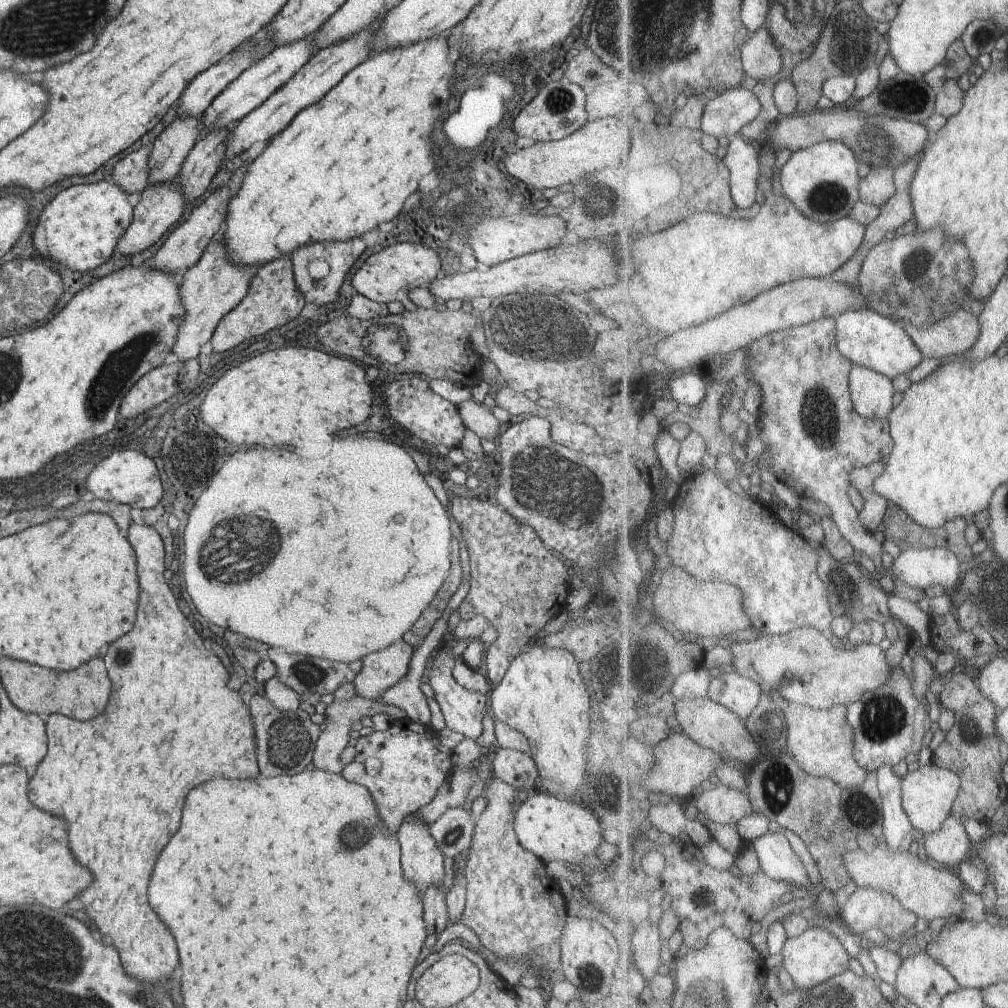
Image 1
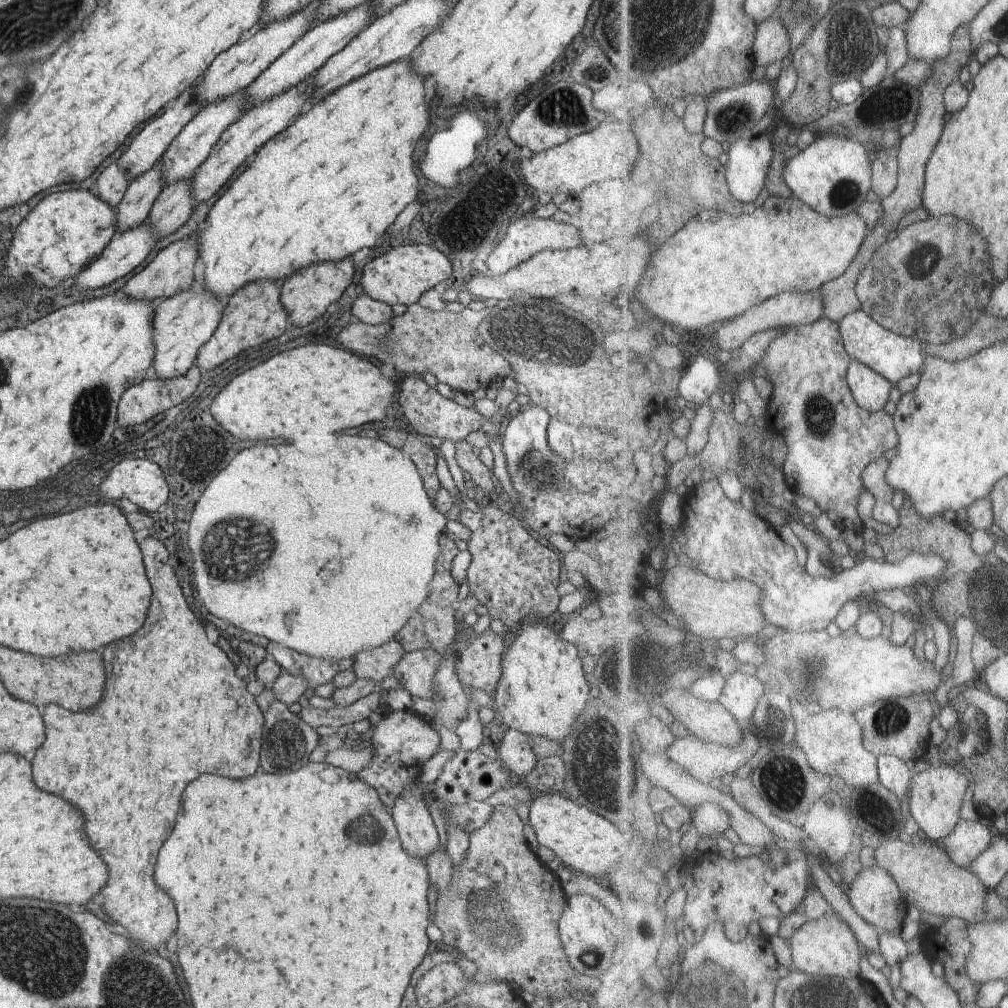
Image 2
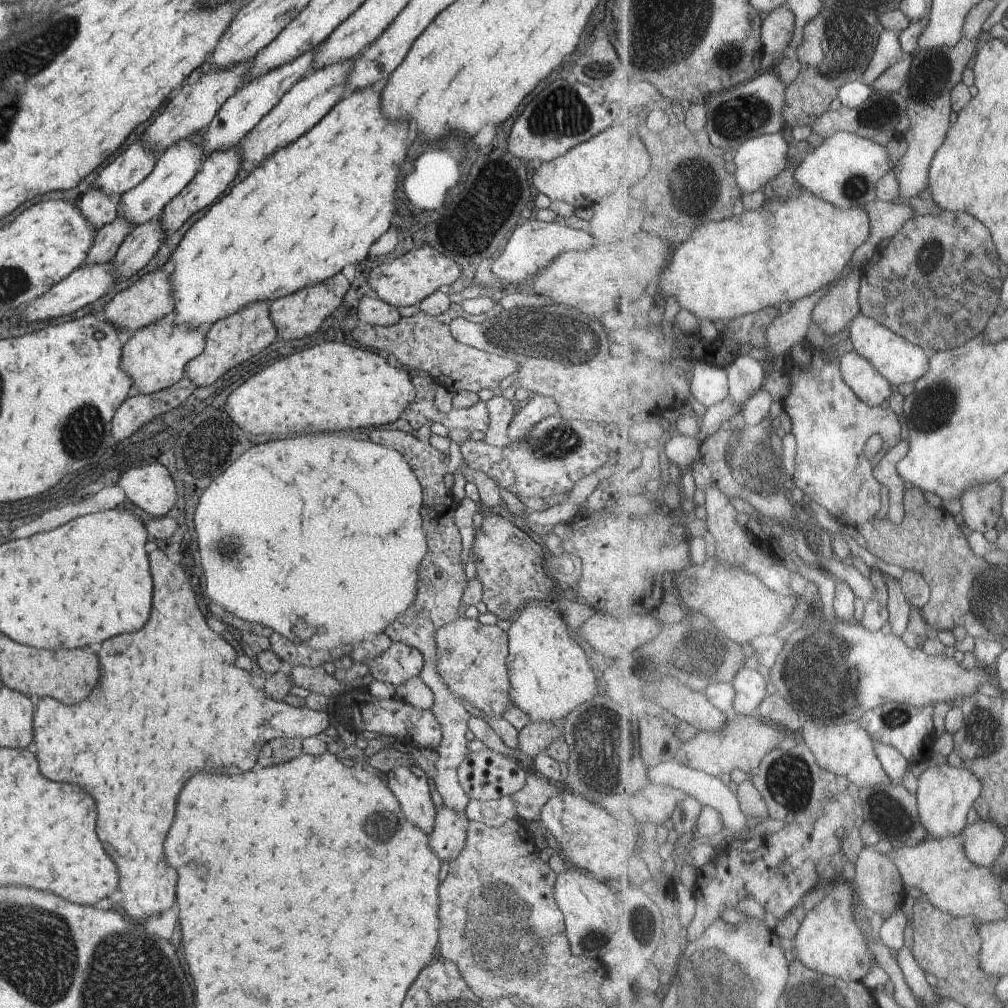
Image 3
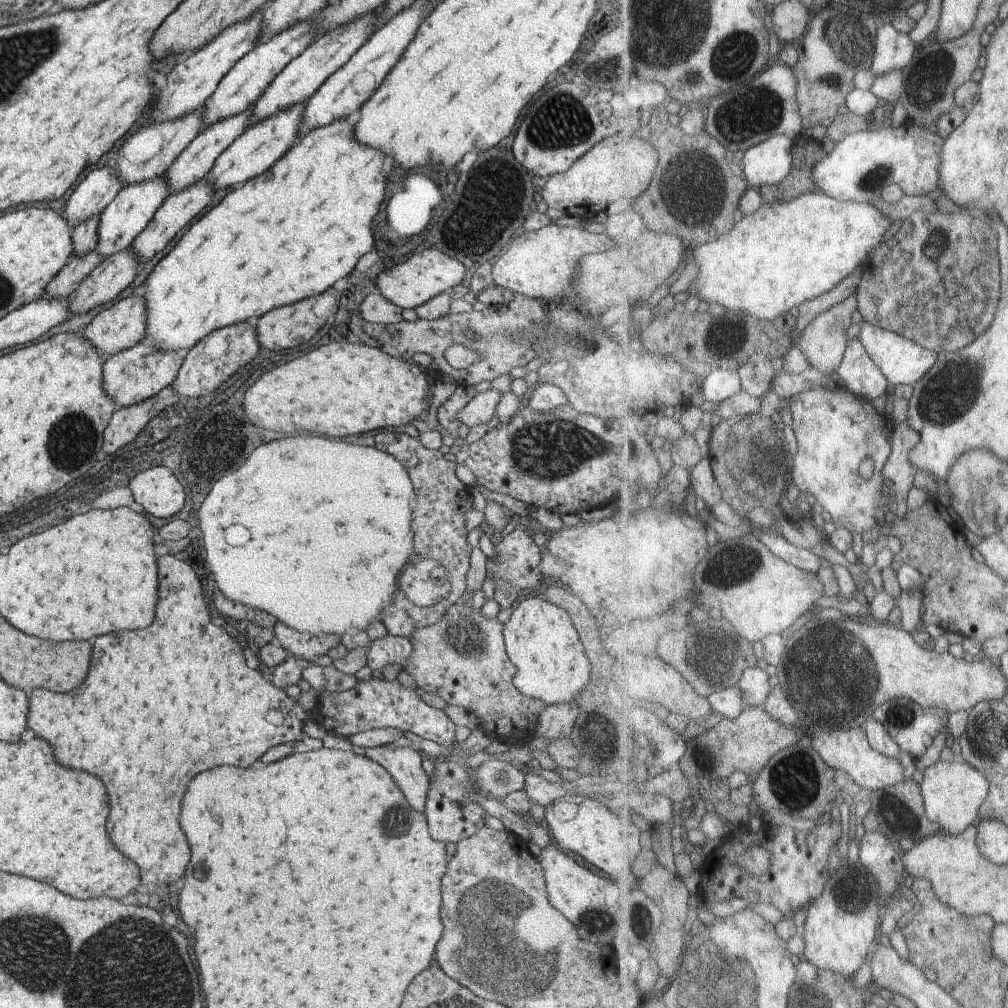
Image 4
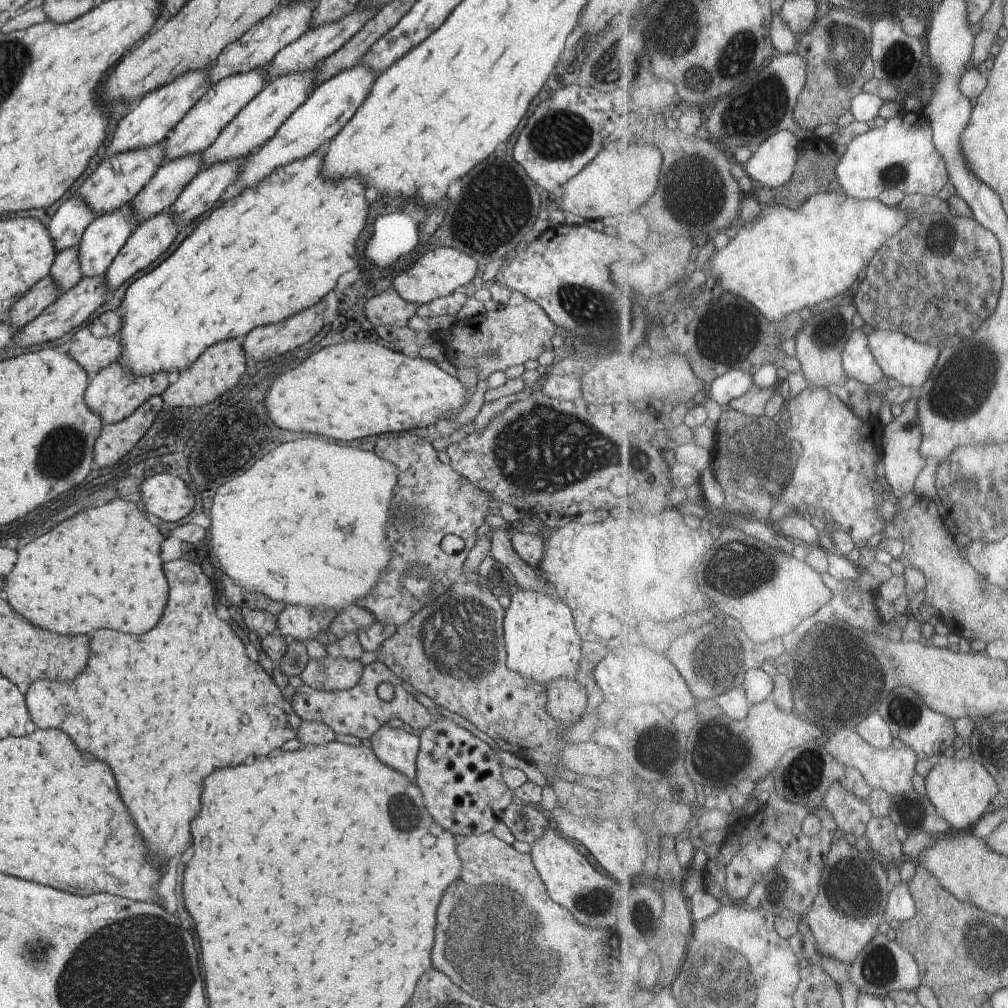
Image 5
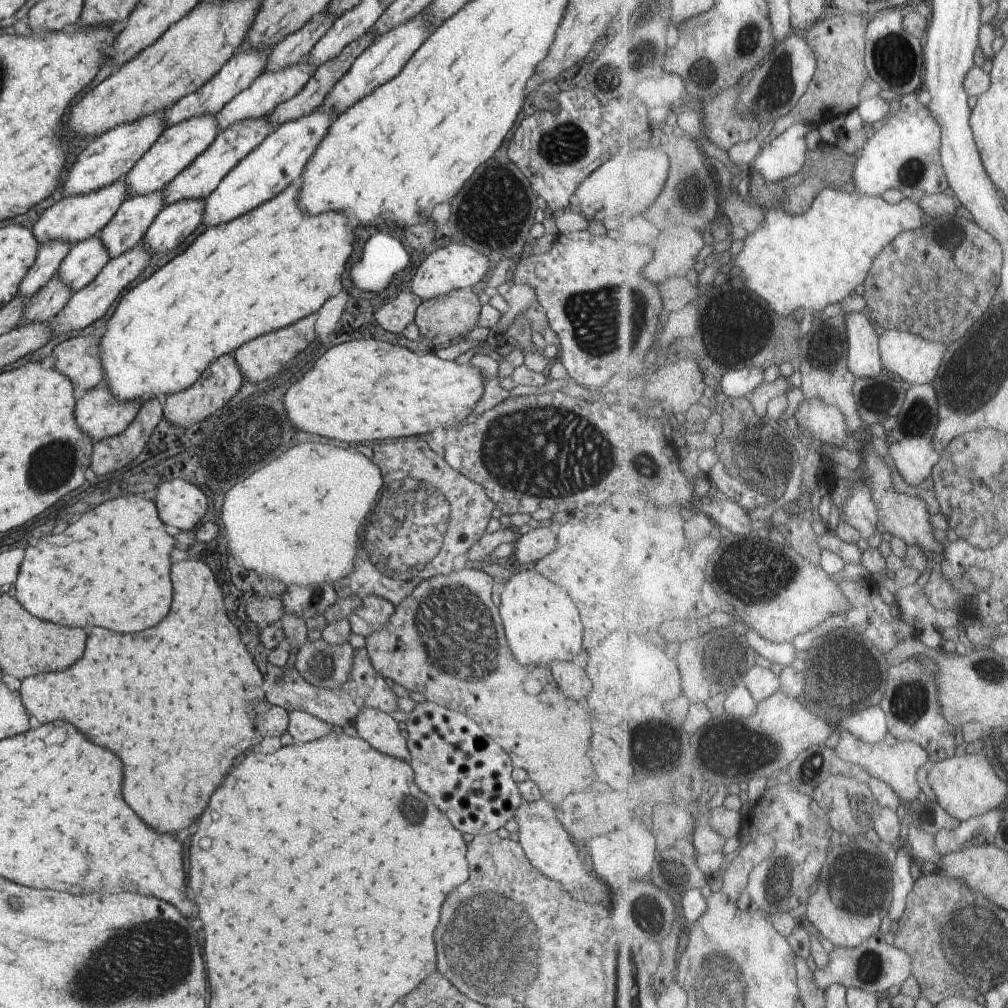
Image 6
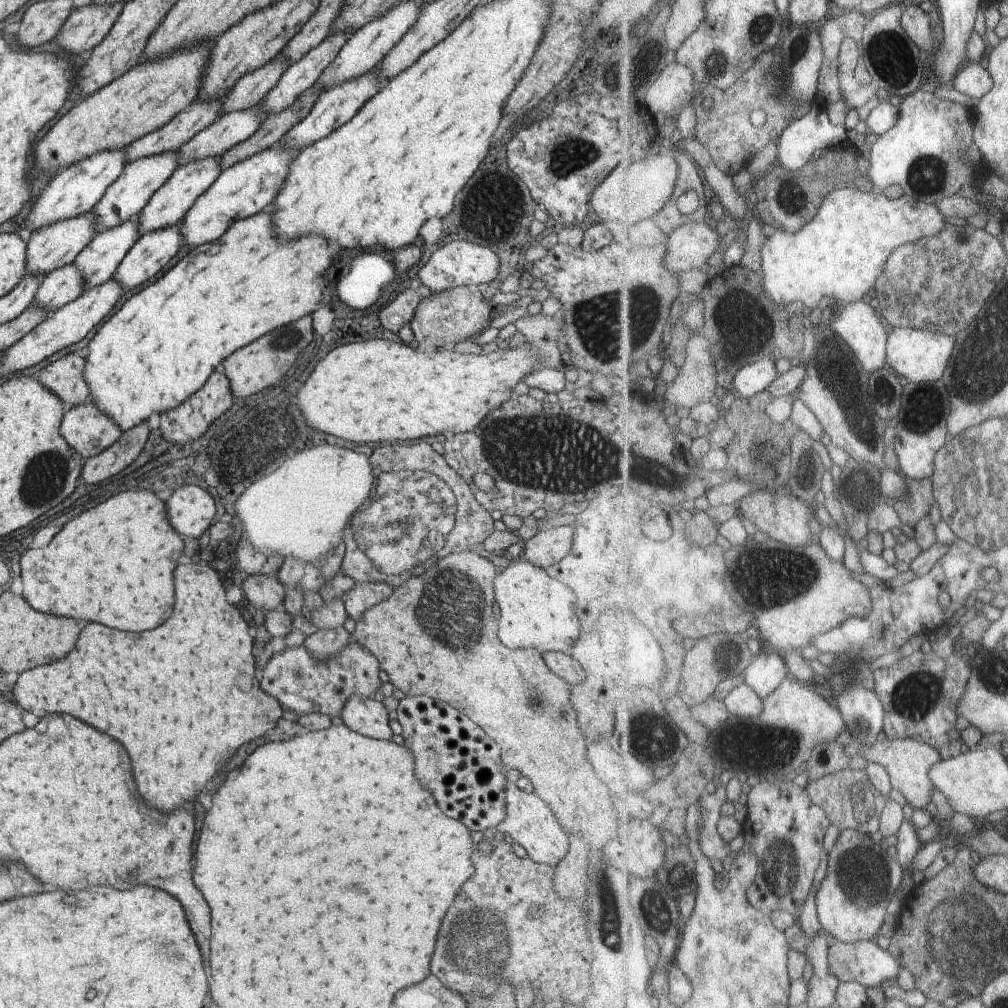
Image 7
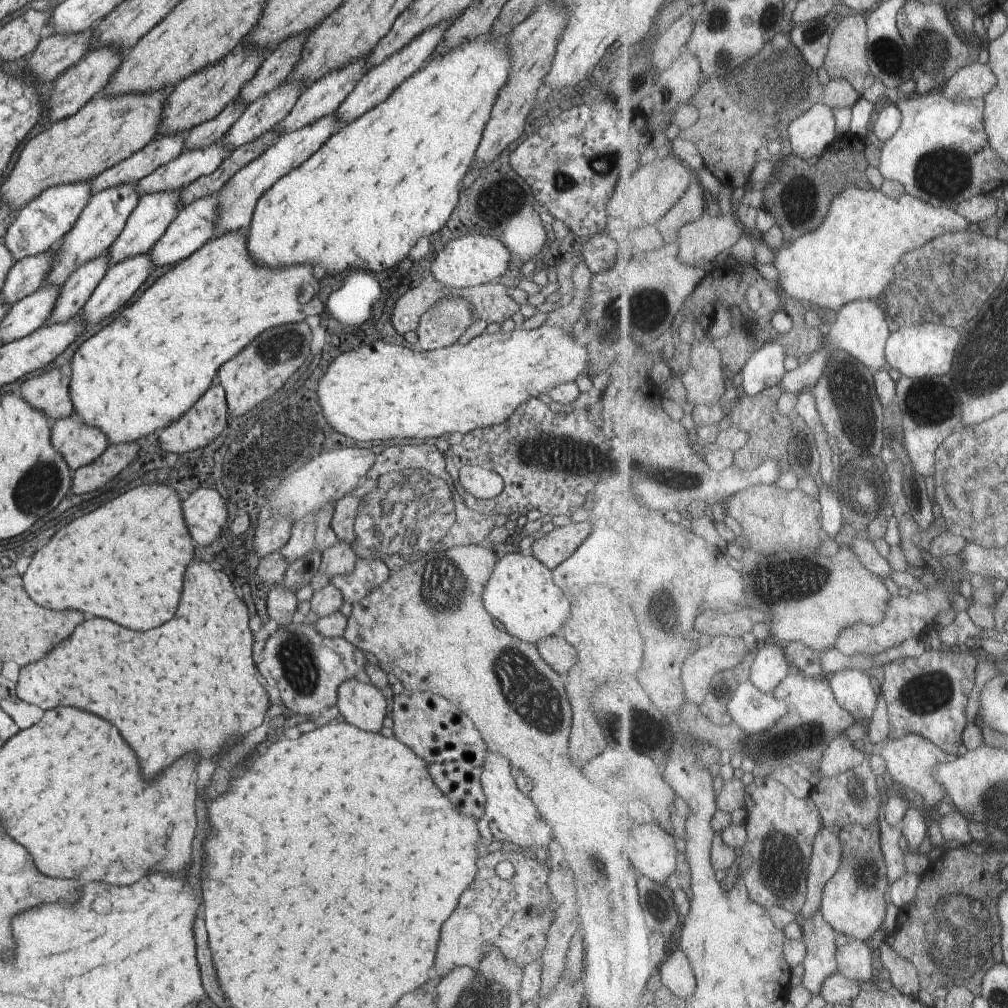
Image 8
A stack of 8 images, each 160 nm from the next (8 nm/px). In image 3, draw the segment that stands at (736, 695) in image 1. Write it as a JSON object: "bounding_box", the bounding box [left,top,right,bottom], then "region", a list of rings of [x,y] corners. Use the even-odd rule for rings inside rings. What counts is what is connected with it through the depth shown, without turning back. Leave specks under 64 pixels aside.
{"bounding_box":[735,667,770,714],"region":[[[743,667],[743,670],[735,678],[737,686],[737,698],[735,708],[741,714],[758,714],[761,703],[770,695],[767,688],[767,680],[757,669]]]}

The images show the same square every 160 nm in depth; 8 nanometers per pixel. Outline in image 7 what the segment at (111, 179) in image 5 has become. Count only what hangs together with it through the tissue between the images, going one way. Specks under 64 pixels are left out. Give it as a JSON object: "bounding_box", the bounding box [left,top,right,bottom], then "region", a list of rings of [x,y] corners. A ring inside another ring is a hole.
{"bounding_box":[24,212,94,279],"region":[[[90,212],[64,219],[62,222],[50,223],[48,227],[40,227],[39,230],[29,233],[25,238],[24,276],[35,275],[41,279],[47,273],[72,263],[94,234],[94,216]]]}

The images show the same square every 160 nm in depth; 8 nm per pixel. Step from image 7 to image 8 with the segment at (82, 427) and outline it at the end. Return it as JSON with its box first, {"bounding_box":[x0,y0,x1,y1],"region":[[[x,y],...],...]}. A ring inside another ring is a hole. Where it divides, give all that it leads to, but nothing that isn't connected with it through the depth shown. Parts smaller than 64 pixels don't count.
{"bounding_box":[50,412,108,472],"region":[[[75,412],[51,423],[50,443],[71,472],[93,462],[108,445],[105,435],[82,423]]]}

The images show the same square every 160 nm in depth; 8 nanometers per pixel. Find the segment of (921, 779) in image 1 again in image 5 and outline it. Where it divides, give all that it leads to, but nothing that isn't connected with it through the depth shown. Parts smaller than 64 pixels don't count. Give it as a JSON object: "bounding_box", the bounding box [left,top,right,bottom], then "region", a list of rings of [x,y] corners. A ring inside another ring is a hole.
{"bounding_box":[925,756,1002,833],"region":[[[973,756],[961,760],[942,760],[925,779],[925,788],[939,814],[952,824],[956,833],[969,831],[979,822],[991,810],[1002,789],[989,769]]]}

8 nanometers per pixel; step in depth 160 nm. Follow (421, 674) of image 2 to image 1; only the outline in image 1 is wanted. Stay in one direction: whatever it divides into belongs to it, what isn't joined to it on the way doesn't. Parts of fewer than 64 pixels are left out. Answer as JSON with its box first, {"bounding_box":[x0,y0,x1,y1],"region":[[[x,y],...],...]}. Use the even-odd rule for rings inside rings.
{"bounding_box":[422,641,489,740],"region":[[[445,641],[438,646],[431,657],[431,664],[425,668],[422,680],[427,682],[433,690],[433,698],[439,706],[444,724],[453,732],[461,734],[464,738],[475,740],[481,734],[481,718],[488,714],[489,697],[479,692],[468,691],[455,683],[451,677],[454,658],[451,655],[451,644]]]}

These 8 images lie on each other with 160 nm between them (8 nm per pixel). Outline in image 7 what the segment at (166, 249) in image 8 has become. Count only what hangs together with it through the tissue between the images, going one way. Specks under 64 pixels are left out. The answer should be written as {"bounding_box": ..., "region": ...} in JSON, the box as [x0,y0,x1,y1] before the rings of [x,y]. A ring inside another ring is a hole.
{"bounding_box":[180,144,299,248],"region":[[[276,144],[221,170],[217,178],[208,186],[208,189],[195,199],[195,202],[187,209],[185,217],[180,220],[181,246],[187,244],[193,248],[203,243],[217,241],[224,230],[227,230],[236,220],[250,217],[265,210],[280,189],[283,177],[287,174],[289,163],[297,156],[297,152],[299,151],[296,149],[283,149],[279,144]]]}

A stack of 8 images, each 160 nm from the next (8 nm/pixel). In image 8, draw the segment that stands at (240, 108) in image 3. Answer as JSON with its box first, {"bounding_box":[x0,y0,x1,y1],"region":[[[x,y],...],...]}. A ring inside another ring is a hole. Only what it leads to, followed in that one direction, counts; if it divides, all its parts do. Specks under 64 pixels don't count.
{"bounding_box":[43,254,109,324],"region":[[[106,254],[90,260],[69,275],[60,286],[50,315],[43,324],[66,323],[79,314],[83,303],[100,283],[109,268]]]}

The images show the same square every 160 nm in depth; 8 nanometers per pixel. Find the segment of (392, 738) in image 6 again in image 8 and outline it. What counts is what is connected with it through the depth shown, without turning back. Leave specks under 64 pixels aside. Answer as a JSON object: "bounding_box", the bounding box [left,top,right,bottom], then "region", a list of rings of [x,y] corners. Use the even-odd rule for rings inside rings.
{"bounding_box":[335,679,387,732],"region":[[[347,679],[337,687],[335,706],[343,720],[367,732],[384,731],[381,721],[385,717],[387,702],[372,683]]]}

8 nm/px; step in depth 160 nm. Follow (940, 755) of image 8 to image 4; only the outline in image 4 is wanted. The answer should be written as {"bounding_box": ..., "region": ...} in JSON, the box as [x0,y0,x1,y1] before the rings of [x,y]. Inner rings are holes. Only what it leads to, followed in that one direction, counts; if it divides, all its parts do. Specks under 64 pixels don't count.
{"bounding_box":[812,726,905,791],"region":[[[863,726],[855,730],[817,731],[812,734],[813,746],[819,750],[821,758],[827,762],[827,766],[845,771],[861,788],[879,791],[905,780],[905,766],[901,764],[899,757],[892,757],[876,750],[868,740],[867,732]]]}

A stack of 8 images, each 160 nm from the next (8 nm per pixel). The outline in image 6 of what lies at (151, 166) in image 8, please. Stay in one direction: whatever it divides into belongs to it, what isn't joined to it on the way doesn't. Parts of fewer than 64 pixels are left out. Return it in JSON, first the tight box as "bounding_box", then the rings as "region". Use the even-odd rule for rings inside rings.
{"bounding_box":[162,48,270,128],"region":[[[243,48],[231,55],[223,66],[209,79],[203,86],[200,86],[195,92],[181,97],[175,101],[169,108],[164,110],[162,121],[164,128],[175,126],[177,123],[193,117],[203,115],[215,115],[216,112],[225,106],[238,92],[247,89],[248,86],[264,70],[265,61],[270,53],[270,48],[254,51],[253,49]]]}

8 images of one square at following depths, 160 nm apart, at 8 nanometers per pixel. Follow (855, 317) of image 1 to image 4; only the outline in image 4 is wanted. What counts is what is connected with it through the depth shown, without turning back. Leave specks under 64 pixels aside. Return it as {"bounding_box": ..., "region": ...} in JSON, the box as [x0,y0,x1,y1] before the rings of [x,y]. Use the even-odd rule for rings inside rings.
{"bounding_box":[860,322,939,387],"region":[[[865,322],[860,330],[860,340],[873,358],[873,361],[884,371],[893,387],[897,385],[917,385],[918,382],[937,364],[939,353],[925,348],[904,335],[883,329],[871,322]]]}

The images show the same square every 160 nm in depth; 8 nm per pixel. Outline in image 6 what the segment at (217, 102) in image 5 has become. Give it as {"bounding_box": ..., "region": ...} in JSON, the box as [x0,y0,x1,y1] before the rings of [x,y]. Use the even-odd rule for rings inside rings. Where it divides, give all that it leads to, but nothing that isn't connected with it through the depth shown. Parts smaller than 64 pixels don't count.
{"bounding_box":[125,115,219,198],"region":[[[203,115],[185,119],[175,126],[165,129],[151,146],[137,159],[137,162],[125,174],[125,198],[147,195],[161,191],[174,176],[181,172],[198,154],[201,154],[219,132],[215,115]]]}

